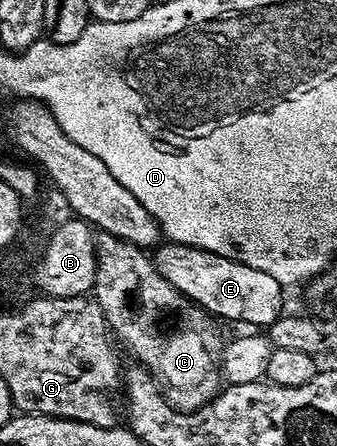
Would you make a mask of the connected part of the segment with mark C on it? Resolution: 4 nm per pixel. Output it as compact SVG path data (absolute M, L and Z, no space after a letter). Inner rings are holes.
M99 231L95 235L93 298L98 303L114 338L116 340L119 338L127 346L128 353L135 358L132 360L154 377L166 399L179 411L195 411L214 398L221 385L218 363L221 359L223 340L221 341L216 329L209 323L211 321L203 315L185 320L174 335L166 335L159 329L155 324L159 319L158 316L165 314L166 311L175 311L181 305L184 306L185 300L177 289L173 289L173 285L169 285L169 281L165 281L165 277L157 273L152 256L144 248Z

